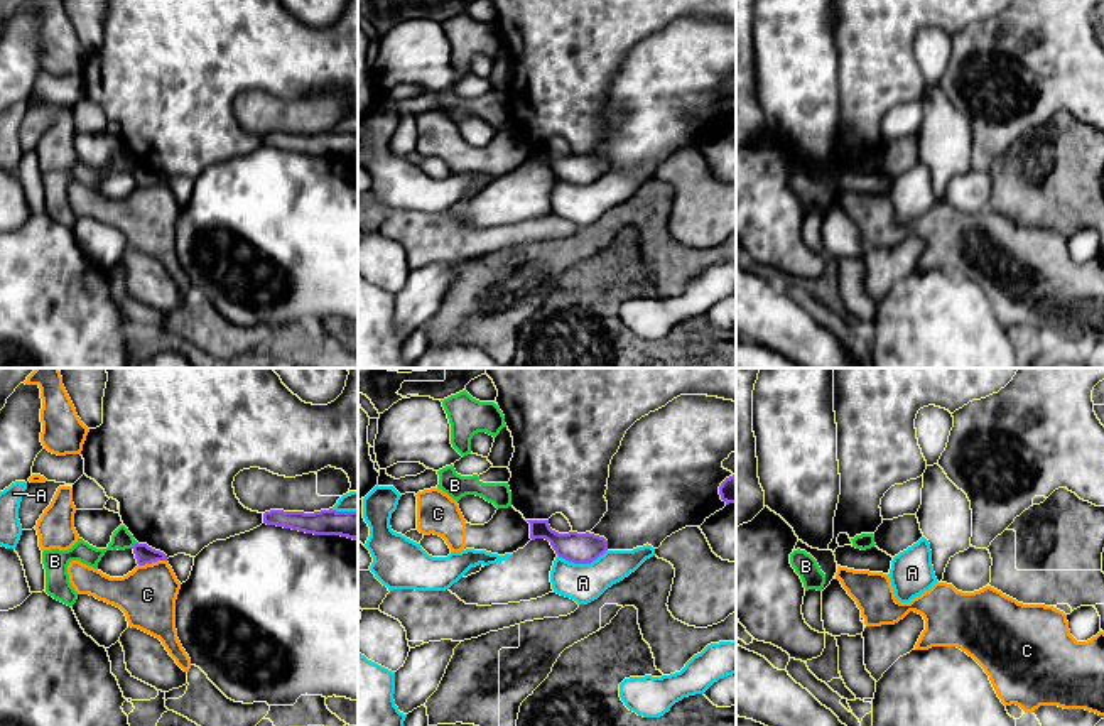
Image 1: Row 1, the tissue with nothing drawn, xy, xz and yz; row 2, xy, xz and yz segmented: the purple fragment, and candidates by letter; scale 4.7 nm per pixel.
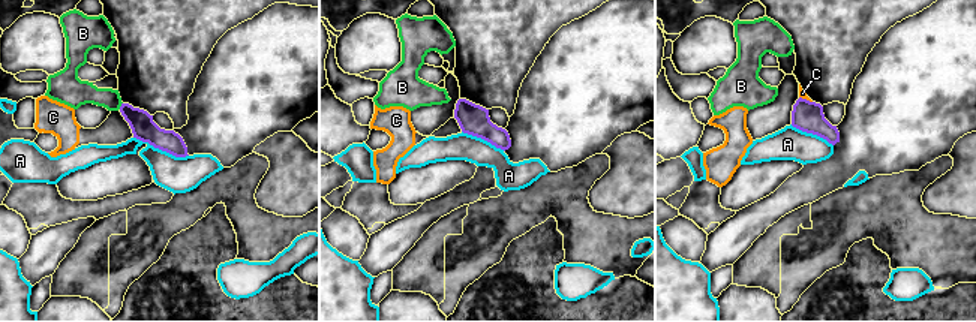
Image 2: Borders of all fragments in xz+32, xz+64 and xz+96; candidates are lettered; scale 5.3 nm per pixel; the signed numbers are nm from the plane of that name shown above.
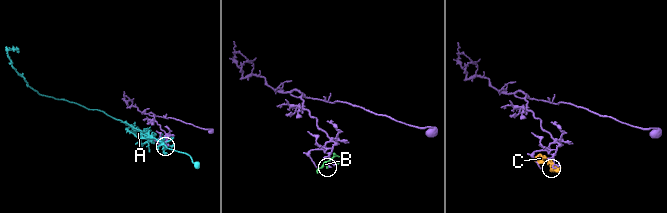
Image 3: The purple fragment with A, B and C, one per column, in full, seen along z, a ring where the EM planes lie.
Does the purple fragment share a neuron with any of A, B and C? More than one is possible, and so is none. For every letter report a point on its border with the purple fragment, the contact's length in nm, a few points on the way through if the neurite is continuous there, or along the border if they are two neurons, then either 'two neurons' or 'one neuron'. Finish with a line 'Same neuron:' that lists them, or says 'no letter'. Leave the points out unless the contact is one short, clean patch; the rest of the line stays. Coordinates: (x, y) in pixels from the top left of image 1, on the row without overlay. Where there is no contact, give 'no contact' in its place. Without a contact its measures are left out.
A: meets purple in xz at (581, 184); contact 240 nm long; two neurons
B: meets purple in xy at (135, 166); contact 50 nm long; border along xy (137, 164), (130, 169); two neurons
C: meets purple in xy at (152, 183); contact 140 nm long; two neurons
Same neuron: no letter

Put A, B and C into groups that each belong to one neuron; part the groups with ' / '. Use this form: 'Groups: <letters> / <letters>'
Groups: A / B / C

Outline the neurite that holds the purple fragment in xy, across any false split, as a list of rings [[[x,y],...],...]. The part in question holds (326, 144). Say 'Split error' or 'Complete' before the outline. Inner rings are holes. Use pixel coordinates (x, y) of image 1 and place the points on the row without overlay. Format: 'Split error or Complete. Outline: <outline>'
Complete. Outline: [[[333,130],[314,135],[270,132],[263,135],[263,145],[314,157],[358,160],[358,133],[336,133]]]

